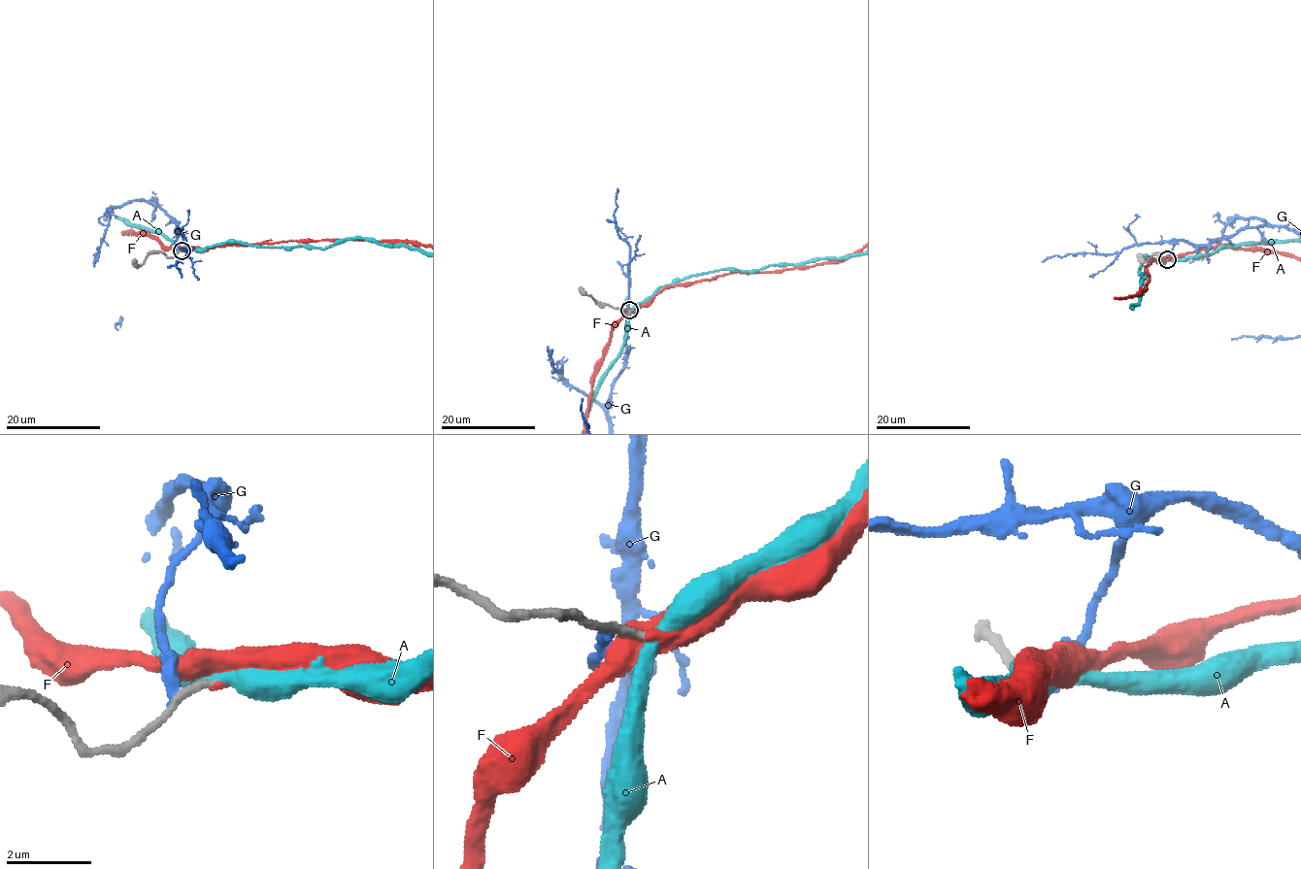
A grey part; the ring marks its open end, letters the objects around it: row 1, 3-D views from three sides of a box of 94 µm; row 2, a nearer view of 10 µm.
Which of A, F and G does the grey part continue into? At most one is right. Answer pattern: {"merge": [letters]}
{"merge": ["F"]}

